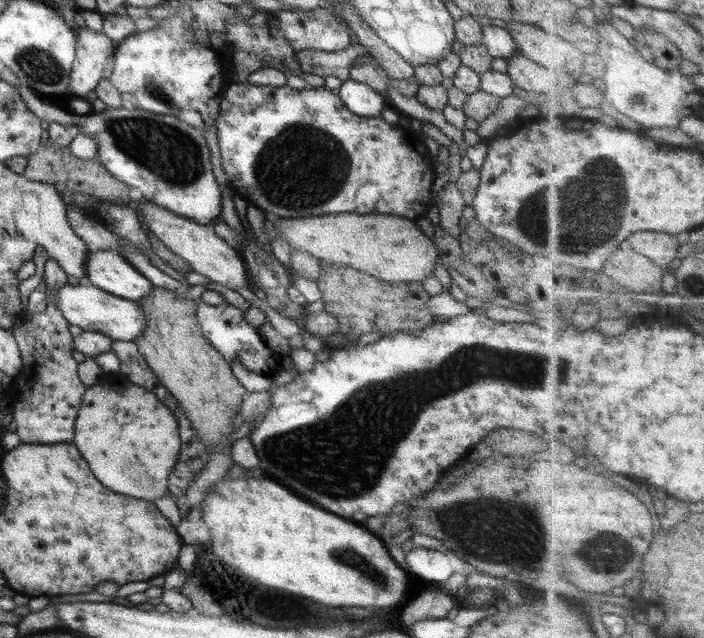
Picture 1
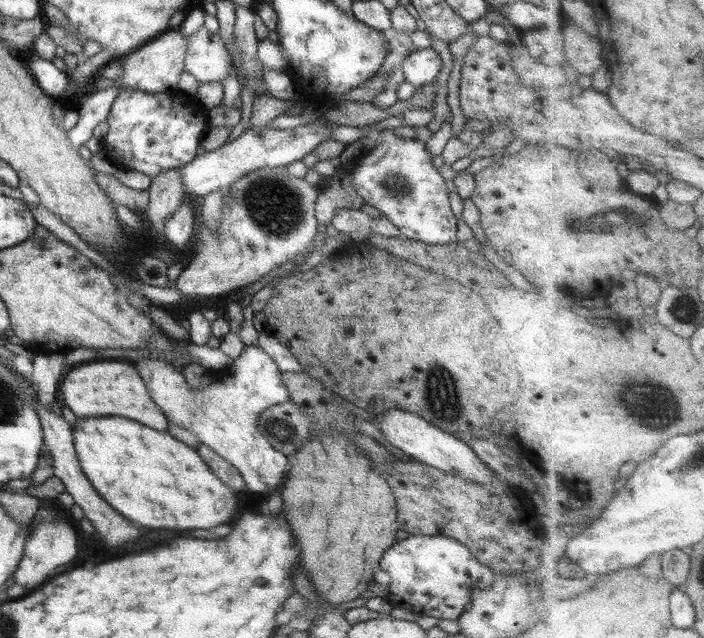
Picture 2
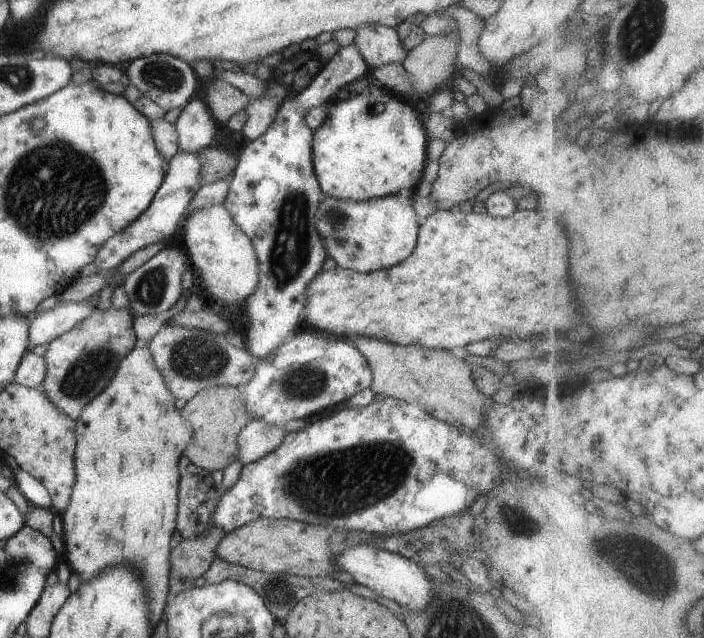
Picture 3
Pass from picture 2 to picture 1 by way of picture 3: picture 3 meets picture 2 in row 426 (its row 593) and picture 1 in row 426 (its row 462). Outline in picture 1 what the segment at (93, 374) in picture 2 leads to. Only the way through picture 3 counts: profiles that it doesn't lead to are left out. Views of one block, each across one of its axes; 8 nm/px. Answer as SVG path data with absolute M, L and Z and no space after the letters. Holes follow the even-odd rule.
M110 378L87 387L77 413L73 443L104 486L152 502L167 496L168 475L178 460L180 436L176 418L153 392L130 383L129 378Z

